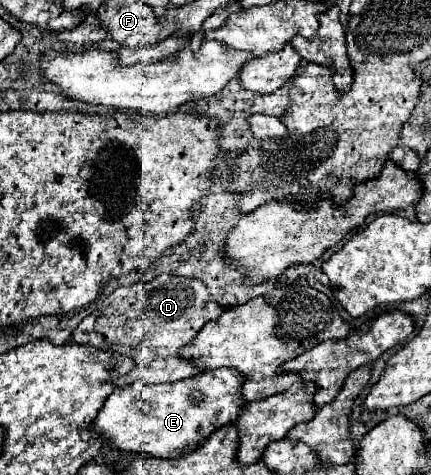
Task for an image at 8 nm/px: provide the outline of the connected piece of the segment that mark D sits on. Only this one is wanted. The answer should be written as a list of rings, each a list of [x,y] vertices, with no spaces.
[[[161,274],[151,282],[121,286],[105,296],[99,308],[83,318],[81,324],[73,330],[71,342],[89,344],[99,350],[117,352],[131,358],[135,366],[129,374],[117,378],[117,382],[113,380],[117,386],[125,386],[137,380],[147,384],[177,382],[201,372],[195,364],[181,360],[177,350],[191,342],[209,320],[219,318],[221,312],[223,306],[211,298],[201,280]]]

